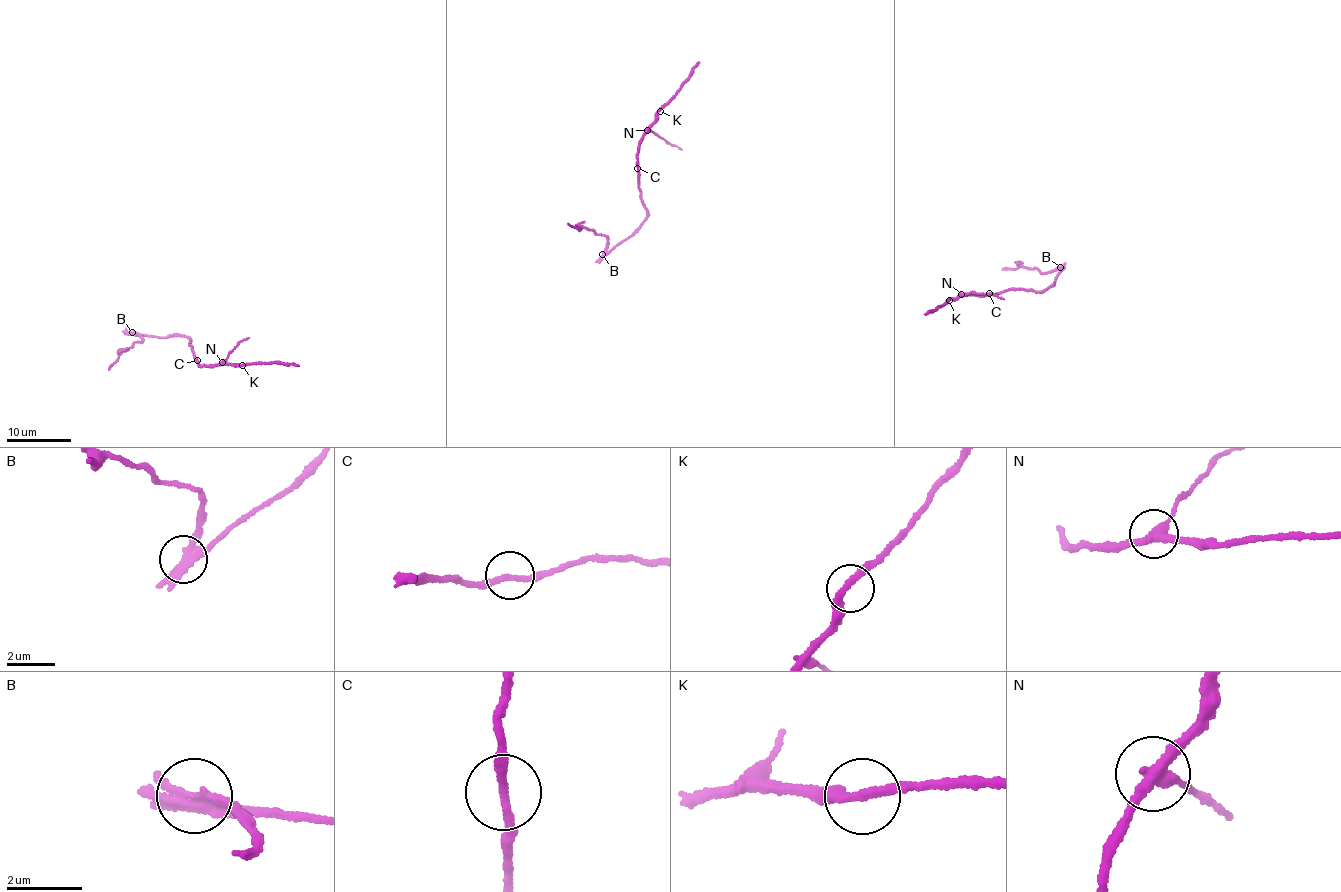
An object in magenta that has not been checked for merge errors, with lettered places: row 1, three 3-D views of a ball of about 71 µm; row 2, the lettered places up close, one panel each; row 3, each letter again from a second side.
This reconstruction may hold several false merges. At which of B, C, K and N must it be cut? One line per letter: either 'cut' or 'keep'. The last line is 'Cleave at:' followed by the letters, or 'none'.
B: cut
C: keep
K: keep
N: cut
Cleave at: B, N

